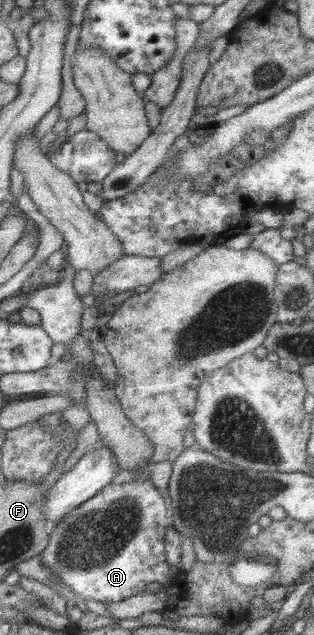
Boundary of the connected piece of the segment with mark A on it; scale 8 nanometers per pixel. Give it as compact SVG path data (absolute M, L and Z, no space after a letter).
M151 480L106 486L96 497L75 508L55 526L50 526L51 539L41 554L43 563L51 570L51 574L71 586L83 600L122 602L146 590L146 586L152 582L168 587L173 583L166 552L170 524L168 509L169 502Z

